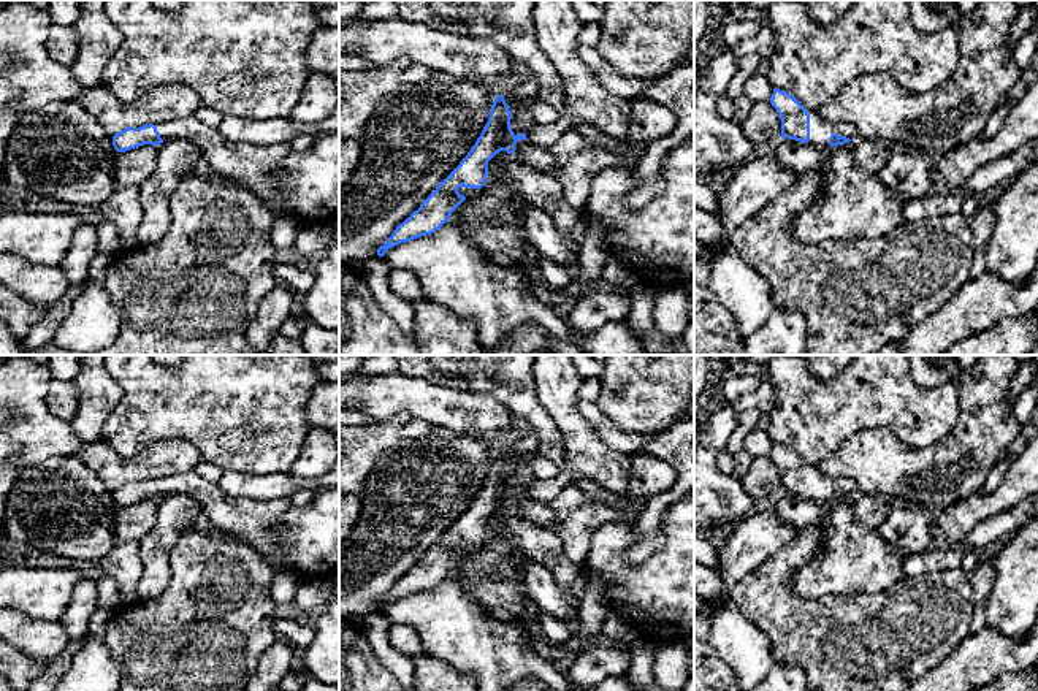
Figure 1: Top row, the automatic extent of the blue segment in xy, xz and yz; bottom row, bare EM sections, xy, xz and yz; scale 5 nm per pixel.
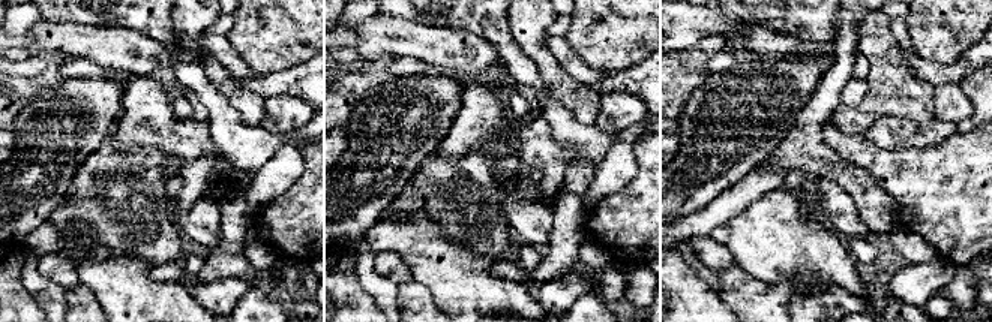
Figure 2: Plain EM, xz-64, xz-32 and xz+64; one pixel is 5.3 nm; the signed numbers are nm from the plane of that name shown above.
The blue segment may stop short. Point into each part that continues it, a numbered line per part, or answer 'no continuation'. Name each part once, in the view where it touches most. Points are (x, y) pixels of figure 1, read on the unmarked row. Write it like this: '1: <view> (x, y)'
1: yz (820, 485)

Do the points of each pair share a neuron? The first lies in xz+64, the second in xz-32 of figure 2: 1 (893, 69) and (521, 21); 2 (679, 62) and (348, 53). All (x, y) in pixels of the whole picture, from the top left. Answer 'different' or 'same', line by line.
1: same
2: different

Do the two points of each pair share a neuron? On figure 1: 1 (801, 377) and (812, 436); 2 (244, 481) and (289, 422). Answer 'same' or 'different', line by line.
1: same
2: different

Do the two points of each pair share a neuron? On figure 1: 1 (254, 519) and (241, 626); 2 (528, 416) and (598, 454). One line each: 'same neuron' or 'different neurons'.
1: different neurons
2: different neurons

